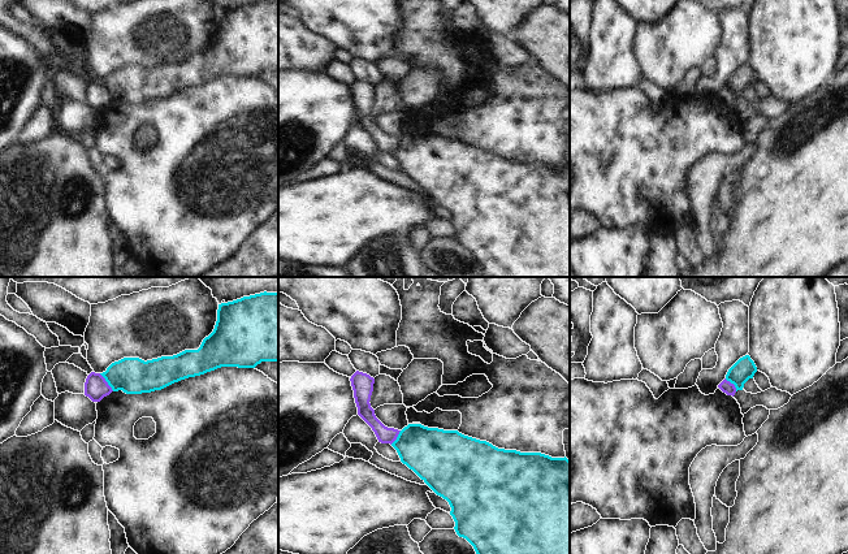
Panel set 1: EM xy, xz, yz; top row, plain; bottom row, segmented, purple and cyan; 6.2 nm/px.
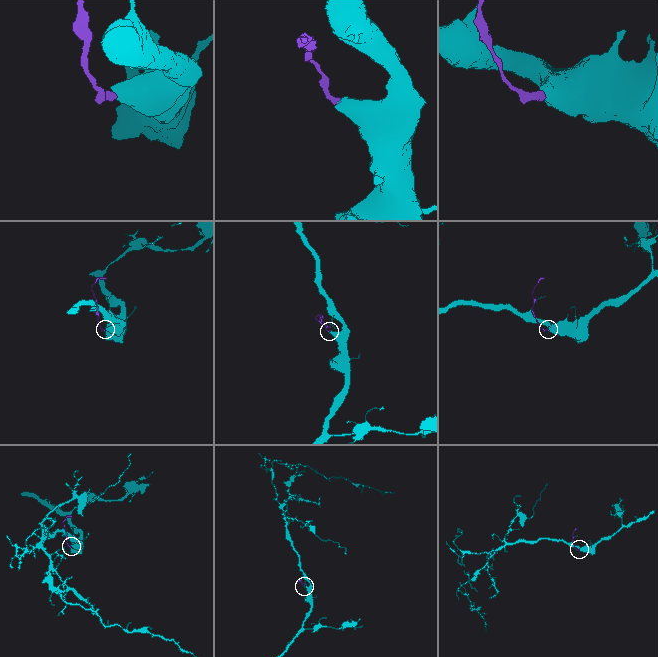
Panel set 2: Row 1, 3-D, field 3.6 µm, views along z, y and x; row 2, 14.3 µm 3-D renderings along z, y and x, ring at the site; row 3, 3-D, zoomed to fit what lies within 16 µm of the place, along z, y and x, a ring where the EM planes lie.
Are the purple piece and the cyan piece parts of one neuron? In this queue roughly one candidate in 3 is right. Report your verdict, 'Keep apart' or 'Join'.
Keep apart.

